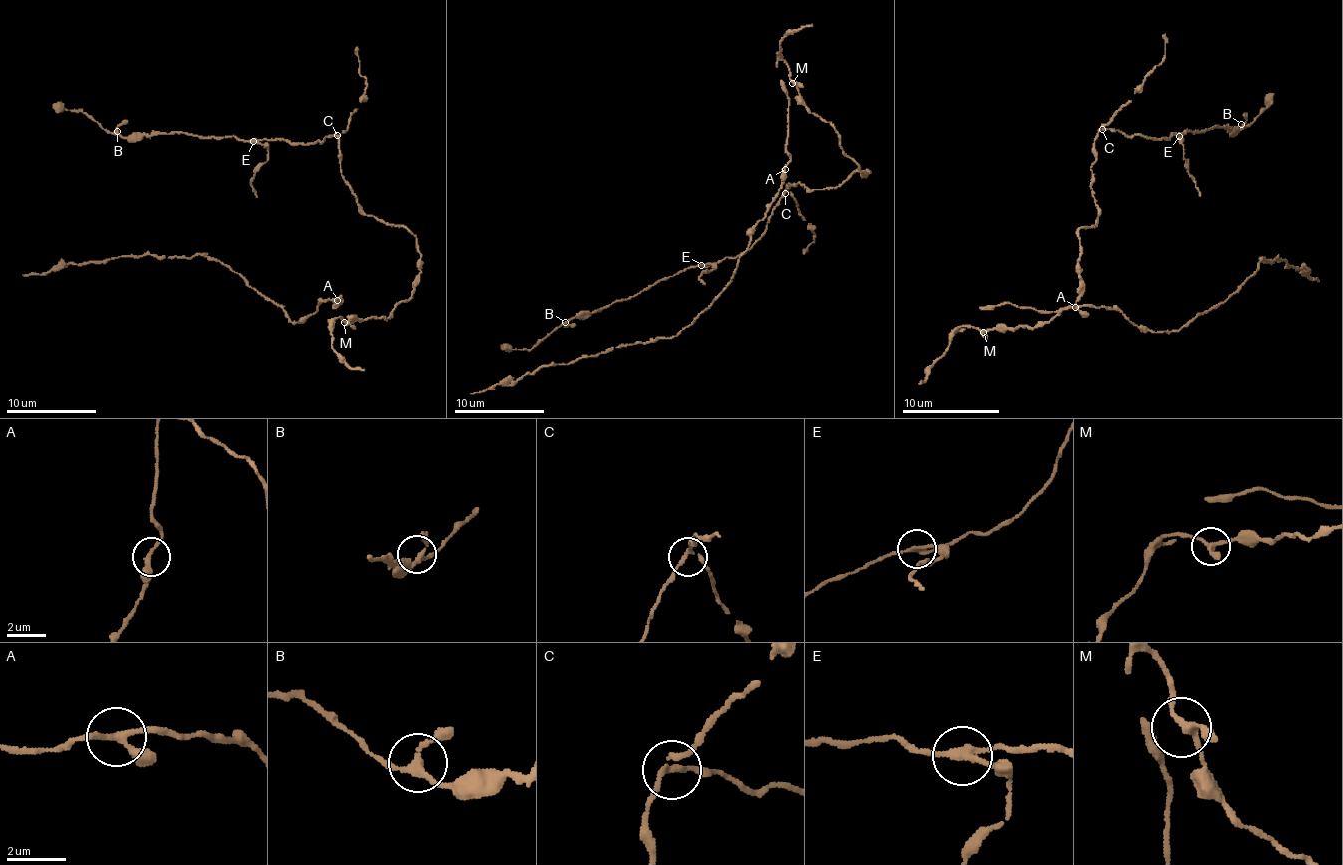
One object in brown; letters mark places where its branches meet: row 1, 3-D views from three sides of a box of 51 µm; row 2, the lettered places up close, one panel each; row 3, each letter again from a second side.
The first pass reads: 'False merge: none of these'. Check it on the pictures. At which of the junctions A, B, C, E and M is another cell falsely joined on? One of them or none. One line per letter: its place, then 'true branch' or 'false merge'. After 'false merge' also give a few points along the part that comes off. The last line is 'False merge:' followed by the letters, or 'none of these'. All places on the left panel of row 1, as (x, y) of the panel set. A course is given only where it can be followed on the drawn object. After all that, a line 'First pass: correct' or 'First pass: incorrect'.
A: (337, 300) | true branch
B: (117, 131) | true branch
C: (337, 135) | true branch
E: (253, 141) | false merge | (254, 142), (268, 149), (268, 160), (254, 174), (252, 183), (256, 196)
M: (344, 322) | true branch
False merge: E
First pass: incorrect

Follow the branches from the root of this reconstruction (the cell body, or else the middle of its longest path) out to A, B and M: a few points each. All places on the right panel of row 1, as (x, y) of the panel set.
A: (1039, 322), (1034, 327), (1000, 327), (992, 310), (1004, 302), (1048, 312), (1075, 307)
B: (1039, 322), (1078, 298), (1078, 232), (1097, 222), (1090, 166), (1102, 129), (1165, 139), (1241, 124)
M: (1039, 322), (1034, 327), (997, 327), (983, 332)

